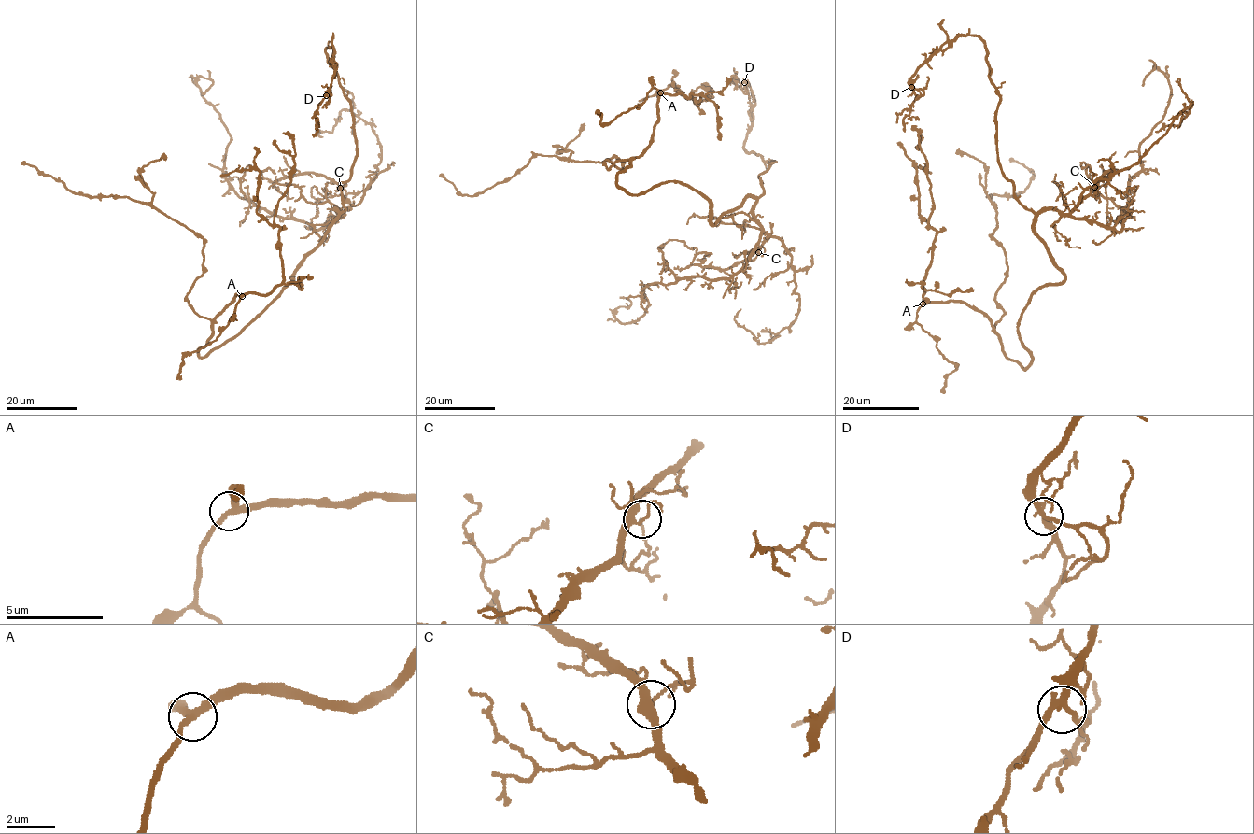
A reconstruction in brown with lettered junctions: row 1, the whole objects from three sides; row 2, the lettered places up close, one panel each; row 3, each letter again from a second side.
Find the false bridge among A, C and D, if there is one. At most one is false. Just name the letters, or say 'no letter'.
no letter

